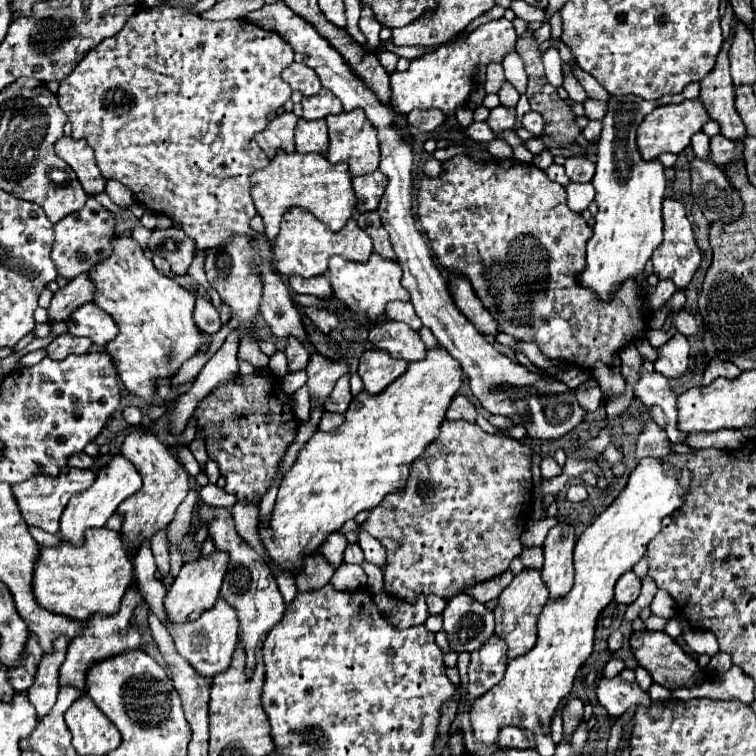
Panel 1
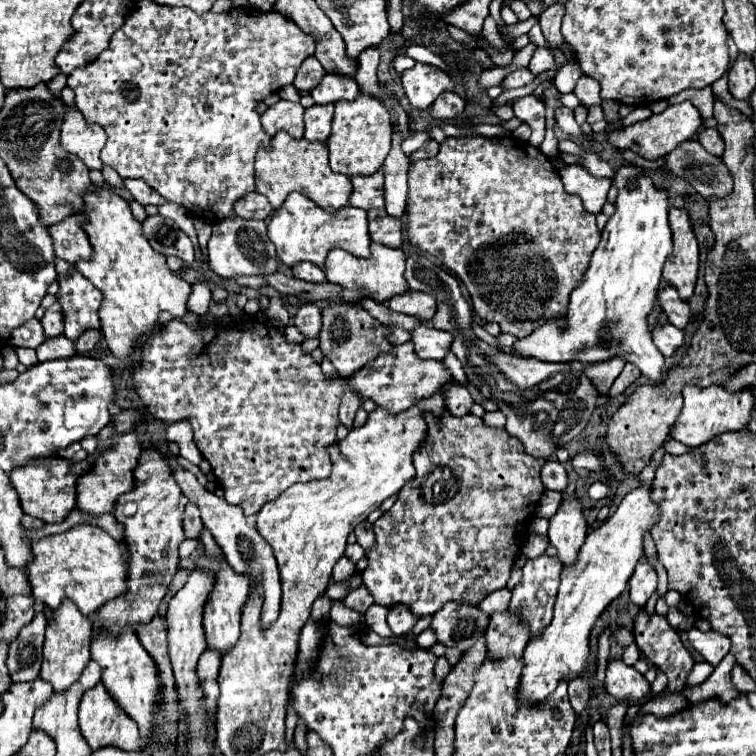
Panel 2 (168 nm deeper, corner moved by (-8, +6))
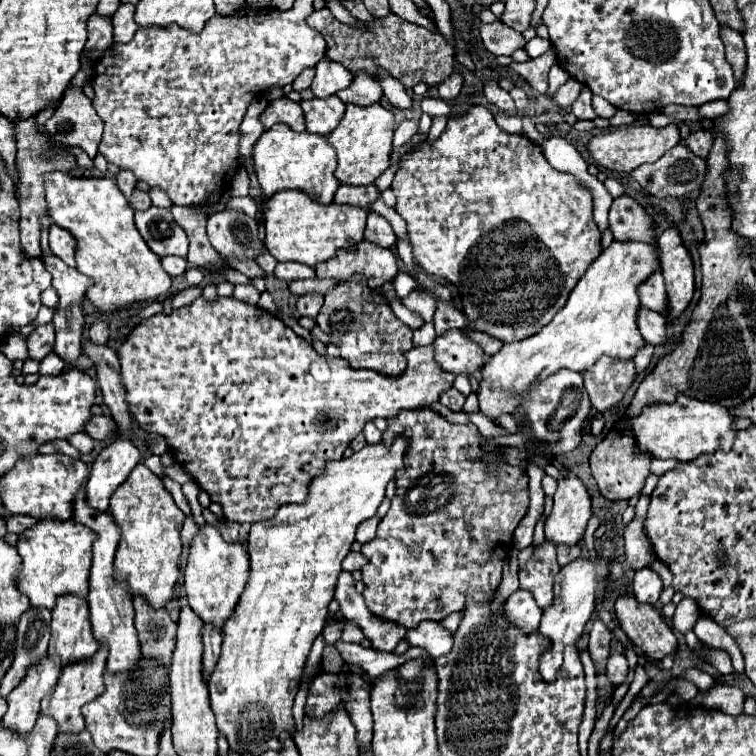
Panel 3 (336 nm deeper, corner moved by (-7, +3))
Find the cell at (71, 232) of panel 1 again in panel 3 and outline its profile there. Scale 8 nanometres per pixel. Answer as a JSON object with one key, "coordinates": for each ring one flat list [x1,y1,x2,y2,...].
{"coordinates":[[51,224,49,228,49,248,55,256,59,256,67,266,75,266,75,250,77,242,73,240,73,234,69,230,63,230,61,226]]}

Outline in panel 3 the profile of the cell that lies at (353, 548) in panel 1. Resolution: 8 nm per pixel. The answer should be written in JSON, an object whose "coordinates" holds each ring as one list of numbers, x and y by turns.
{"coordinates":[[349,552,343,560,343,570,347,572,353,572,353,570,361,570,365,564,365,558,361,552]]}

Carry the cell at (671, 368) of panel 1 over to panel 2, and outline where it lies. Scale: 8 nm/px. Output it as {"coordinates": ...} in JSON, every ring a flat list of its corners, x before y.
{"coordinates":[[656,323,654,327,652,327,652,337,654,337,654,343,656,343,656,347,662,351,662,355,666,355,666,357,672,357,674,355,674,351,682,345,682,341,684,341,684,333,680,331,680,329,676,329,674,325,670,325,670,323,664,323,664,325,660,325,660,323]]}

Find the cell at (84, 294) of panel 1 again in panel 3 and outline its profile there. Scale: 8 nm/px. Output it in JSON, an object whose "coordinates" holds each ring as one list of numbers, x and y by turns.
{"coordinates":[[49,322,49,324,37,326,33,330,33,334,27,338,29,358,43,360,49,352,53,352,53,344,55,344,55,328,53,328,53,324]]}

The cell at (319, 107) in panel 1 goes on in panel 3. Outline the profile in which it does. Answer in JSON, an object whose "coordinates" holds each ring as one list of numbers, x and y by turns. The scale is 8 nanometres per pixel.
{"coordinates":[[323,58,315,66,315,78,311,90,317,98,327,98,337,94,339,90,345,90,351,84,351,78,353,74,345,66,339,66,339,62]]}

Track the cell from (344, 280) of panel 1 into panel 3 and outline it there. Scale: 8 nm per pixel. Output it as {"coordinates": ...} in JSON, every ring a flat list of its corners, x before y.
{"coordinates":[[363,240,355,250,339,250,335,258,315,266,317,278,351,280,355,274,363,274,371,290,381,290,385,282,393,280,399,272,397,256,381,246,371,246]]}

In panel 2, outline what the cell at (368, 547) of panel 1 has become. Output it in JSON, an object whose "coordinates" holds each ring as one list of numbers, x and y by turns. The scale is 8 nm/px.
{"coordinates":[[370,521,360,523,360,527,356,527,356,529,354,529,354,533,356,533,358,543,360,543,364,549,374,547,376,539,374,539,374,531,372,531,372,523,370,523]]}

